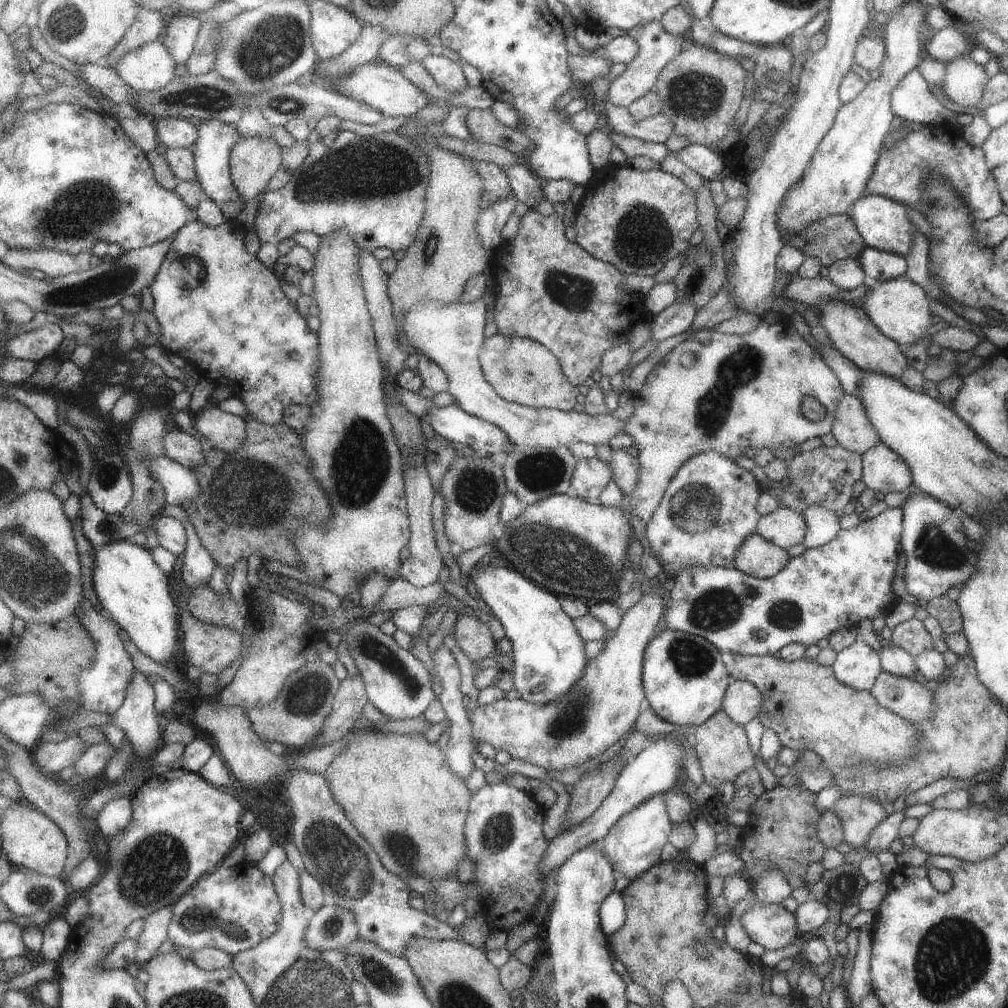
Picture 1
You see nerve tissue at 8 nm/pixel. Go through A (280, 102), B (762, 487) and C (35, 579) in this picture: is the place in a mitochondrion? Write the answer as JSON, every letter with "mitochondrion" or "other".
{"A":"mitochondrion","B":"other","C":"mitochondrion"}

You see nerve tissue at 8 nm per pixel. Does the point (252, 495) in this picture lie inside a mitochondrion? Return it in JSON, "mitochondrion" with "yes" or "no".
{"mitochondrion":"yes"}

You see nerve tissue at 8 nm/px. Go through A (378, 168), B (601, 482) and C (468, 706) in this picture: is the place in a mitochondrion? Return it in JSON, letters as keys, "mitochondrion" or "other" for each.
{"A":"mitochondrion","B":"other","C":"other"}

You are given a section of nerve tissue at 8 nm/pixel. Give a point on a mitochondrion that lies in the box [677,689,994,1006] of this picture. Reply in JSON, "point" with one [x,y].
{"point":[954,955]}

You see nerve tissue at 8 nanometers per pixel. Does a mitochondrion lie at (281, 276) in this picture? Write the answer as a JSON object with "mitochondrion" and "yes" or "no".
{"mitochondrion":"no"}

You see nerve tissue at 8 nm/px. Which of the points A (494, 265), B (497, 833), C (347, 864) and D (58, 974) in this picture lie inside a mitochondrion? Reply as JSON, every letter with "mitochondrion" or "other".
{"A":"other","B":"mitochondrion","C":"mitochondrion","D":"other"}

